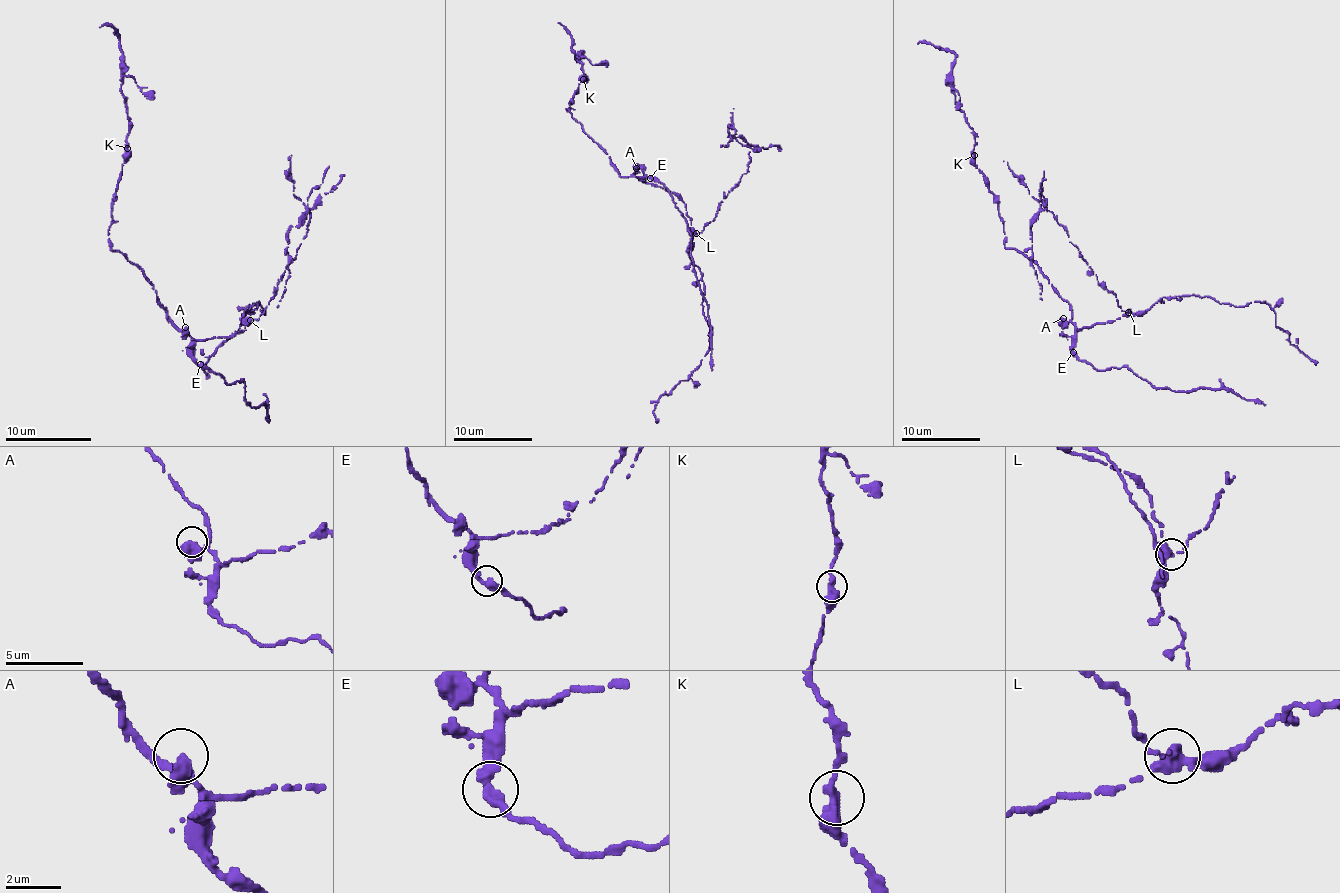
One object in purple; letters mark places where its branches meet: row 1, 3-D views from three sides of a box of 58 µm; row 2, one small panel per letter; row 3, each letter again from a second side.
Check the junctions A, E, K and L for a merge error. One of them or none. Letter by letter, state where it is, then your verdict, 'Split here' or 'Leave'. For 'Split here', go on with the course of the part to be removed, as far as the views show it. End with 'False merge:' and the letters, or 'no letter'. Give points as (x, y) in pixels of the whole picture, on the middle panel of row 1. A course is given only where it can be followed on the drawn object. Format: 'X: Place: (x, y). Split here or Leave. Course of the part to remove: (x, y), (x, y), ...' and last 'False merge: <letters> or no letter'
A: Place: (636, 168). Leave
E: Place: (650, 178). Leave
K: Place: (583, 79). Leave
L: Place: (696, 233). Split here. Course of the part to remove: (695, 233), (713, 221), (723, 197), (748, 170), (752, 150), (740, 136), (731, 136), (727, 146), (721, 146)
False merge: L

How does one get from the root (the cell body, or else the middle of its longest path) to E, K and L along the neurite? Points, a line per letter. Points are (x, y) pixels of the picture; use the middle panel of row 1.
E: (626, 176), (636, 176), (640, 180), (650, 178)
K: (626, 176), (618, 172), (610, 158), (565, 109), (583, 79)
L: (626, 176), (634, 176), (646, 184), (671, 191), (685, 205), (695, 233)

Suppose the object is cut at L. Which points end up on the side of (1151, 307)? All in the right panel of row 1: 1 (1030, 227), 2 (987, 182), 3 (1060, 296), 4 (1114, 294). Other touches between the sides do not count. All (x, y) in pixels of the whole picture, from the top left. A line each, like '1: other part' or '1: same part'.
1: other part
2: same part
3: same part
4: other part

